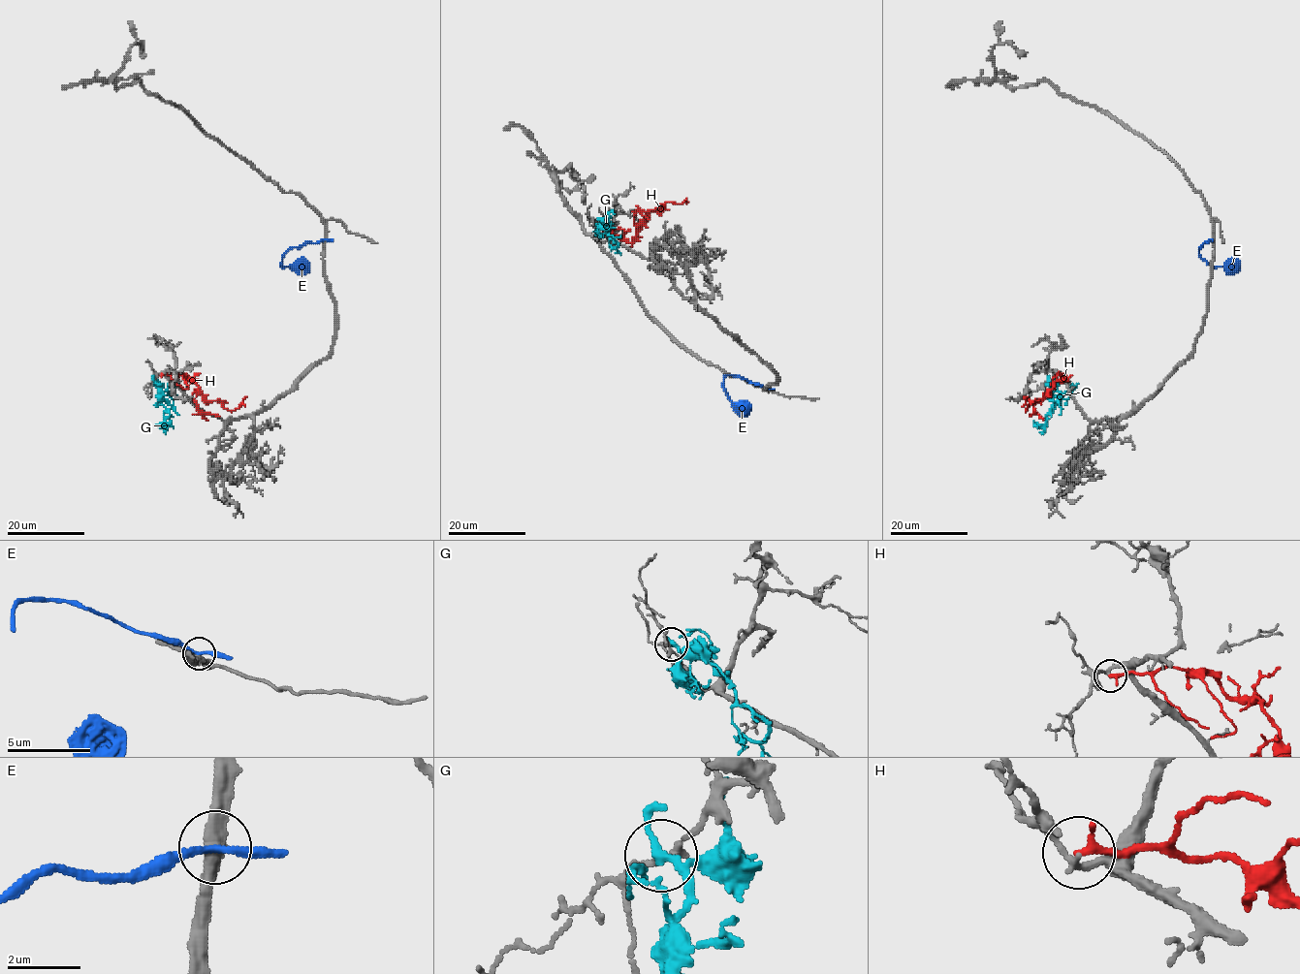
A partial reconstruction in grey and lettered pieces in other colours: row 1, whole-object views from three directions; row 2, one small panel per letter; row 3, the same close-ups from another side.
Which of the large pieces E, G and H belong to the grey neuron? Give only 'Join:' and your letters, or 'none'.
Join: none

